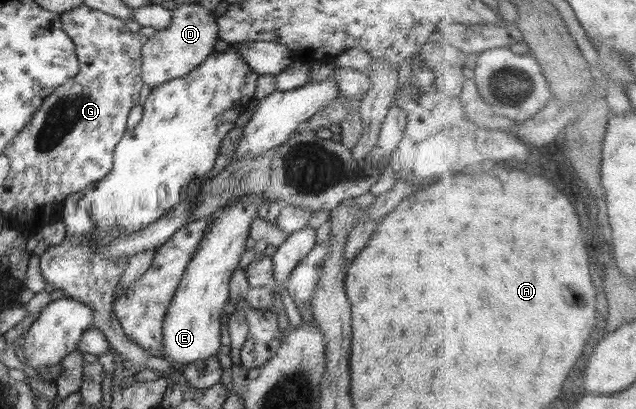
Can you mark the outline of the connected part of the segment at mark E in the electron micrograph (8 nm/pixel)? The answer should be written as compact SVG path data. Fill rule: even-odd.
M252 195L228 206L220 217L215 217L206 228L196 253L190 258L182 281L170 301L162 327L162 345L165 357L170 363L182 363L183 367L217 354L221 341L222 323L220 315L227 305L229 282L232 273L238 269L242 254L246 251L246 238L250 223L266 202L261 195Z

